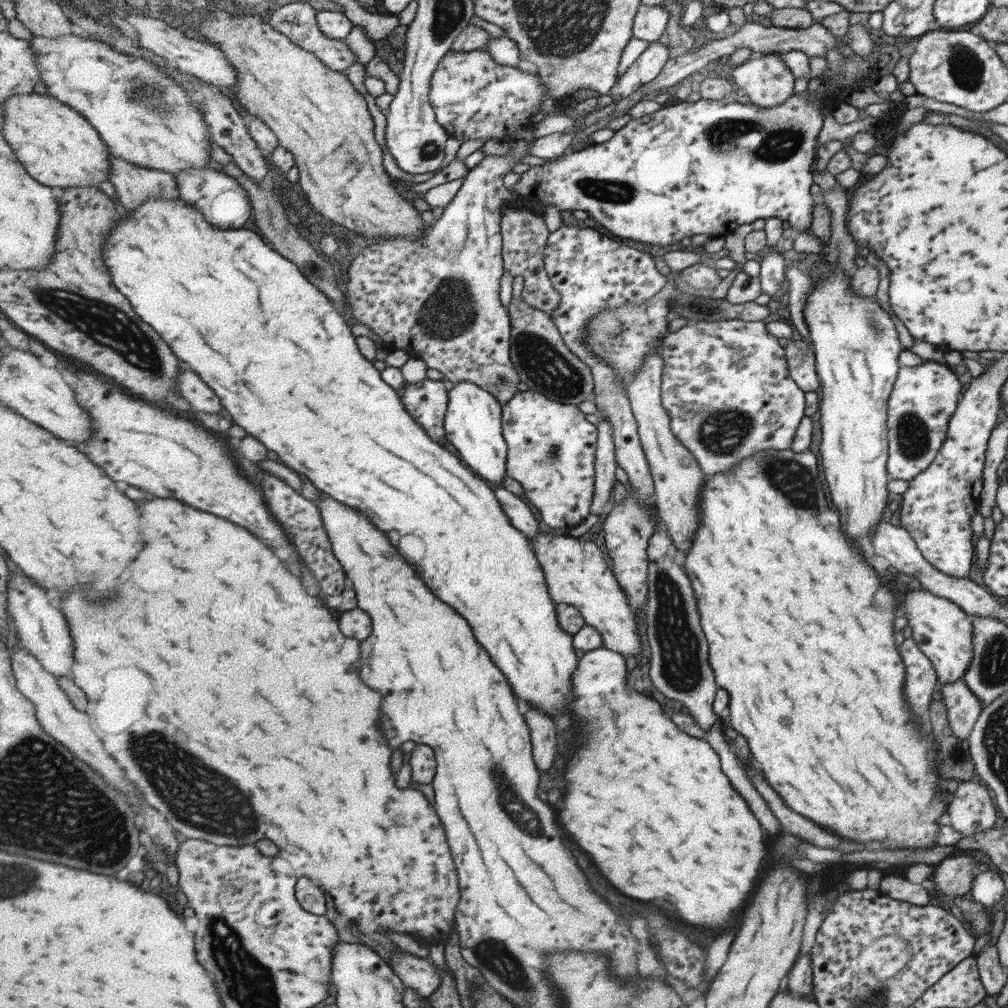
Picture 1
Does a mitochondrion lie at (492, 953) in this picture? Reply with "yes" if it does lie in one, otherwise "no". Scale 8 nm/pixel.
yes

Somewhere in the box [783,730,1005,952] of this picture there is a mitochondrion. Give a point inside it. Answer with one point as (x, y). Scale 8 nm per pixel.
(960, 756)

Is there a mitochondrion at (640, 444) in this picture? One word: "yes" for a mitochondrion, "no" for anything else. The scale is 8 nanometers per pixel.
no

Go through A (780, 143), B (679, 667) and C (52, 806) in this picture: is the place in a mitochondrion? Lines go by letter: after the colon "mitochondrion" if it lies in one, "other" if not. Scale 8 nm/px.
A: mitochondrion
B: mitochondrion
C: mitochondrion

